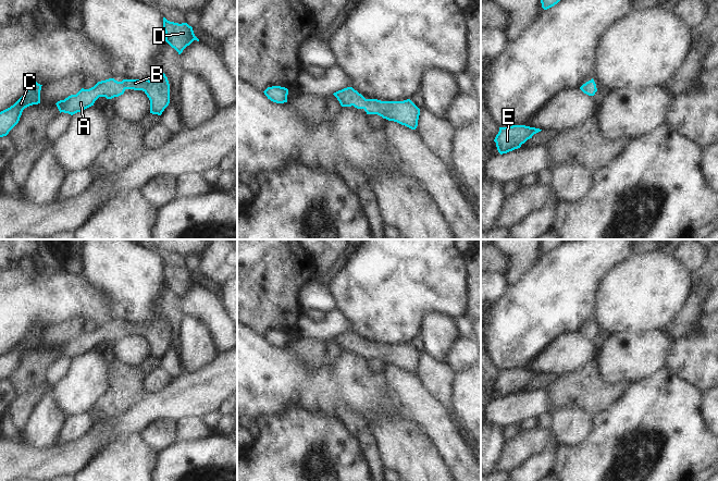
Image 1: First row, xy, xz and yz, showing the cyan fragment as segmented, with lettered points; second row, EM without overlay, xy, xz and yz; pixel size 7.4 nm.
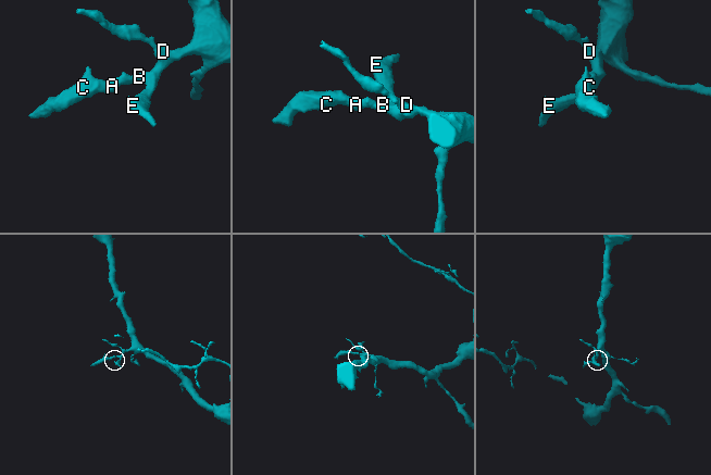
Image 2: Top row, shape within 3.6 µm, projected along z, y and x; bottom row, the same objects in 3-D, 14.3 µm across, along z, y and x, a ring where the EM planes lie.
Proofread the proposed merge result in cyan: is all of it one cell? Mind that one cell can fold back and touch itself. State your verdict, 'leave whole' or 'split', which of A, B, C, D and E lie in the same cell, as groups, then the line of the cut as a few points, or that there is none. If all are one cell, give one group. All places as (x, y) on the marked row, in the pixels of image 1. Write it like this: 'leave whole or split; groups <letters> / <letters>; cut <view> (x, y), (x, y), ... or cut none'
leave whole; groups A B C D E; cut none

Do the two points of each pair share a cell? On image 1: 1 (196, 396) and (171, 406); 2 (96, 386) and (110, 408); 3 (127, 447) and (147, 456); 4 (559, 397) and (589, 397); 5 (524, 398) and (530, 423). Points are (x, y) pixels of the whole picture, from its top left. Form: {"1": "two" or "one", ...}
{"1": "one", "2": "two", "3": "one", "4": "one", "5": "two"}

